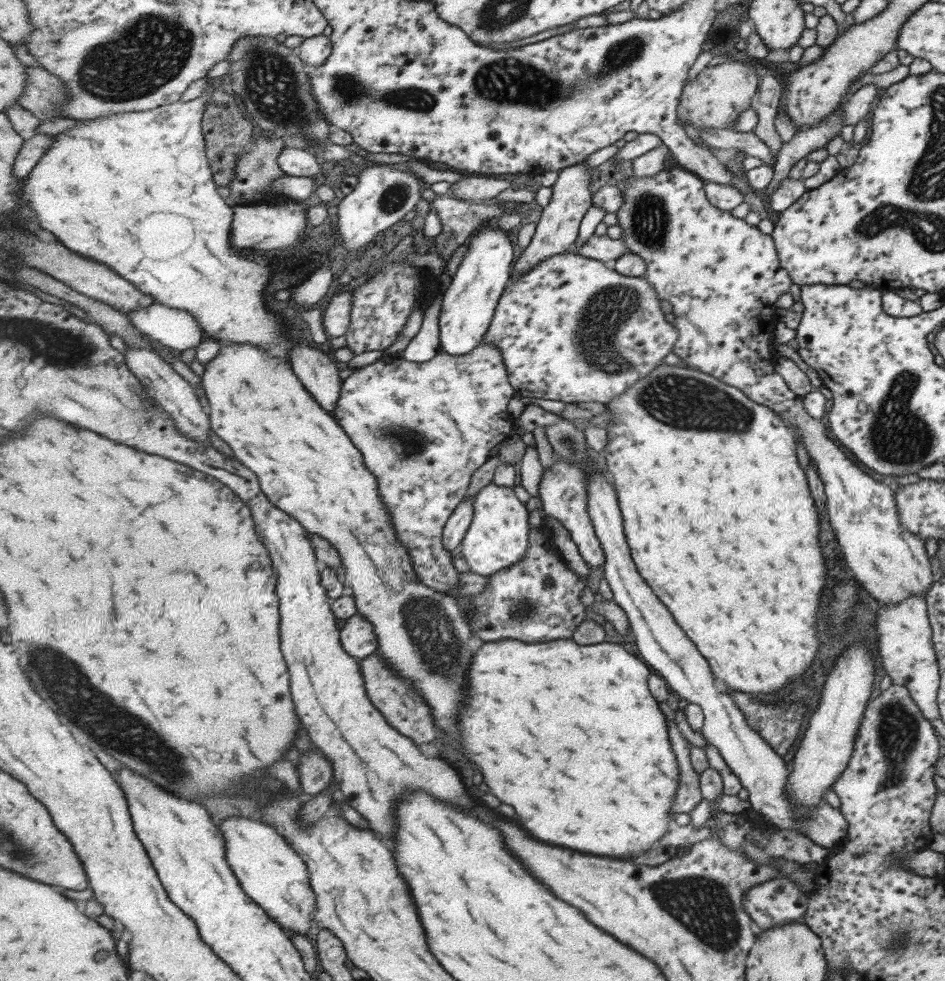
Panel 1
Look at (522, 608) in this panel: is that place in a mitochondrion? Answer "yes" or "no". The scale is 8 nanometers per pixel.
yes

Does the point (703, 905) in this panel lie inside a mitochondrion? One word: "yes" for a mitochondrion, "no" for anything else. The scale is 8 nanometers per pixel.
yes

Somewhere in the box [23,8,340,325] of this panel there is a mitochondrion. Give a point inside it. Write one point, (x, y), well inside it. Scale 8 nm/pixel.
(153, 50)

